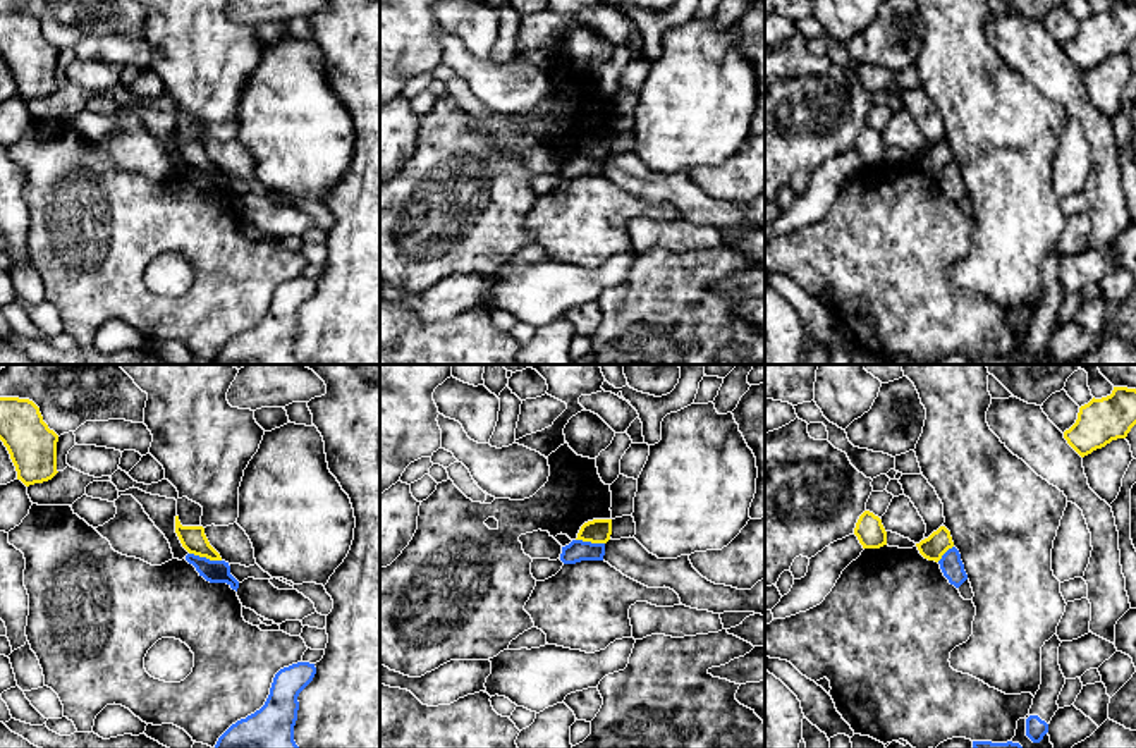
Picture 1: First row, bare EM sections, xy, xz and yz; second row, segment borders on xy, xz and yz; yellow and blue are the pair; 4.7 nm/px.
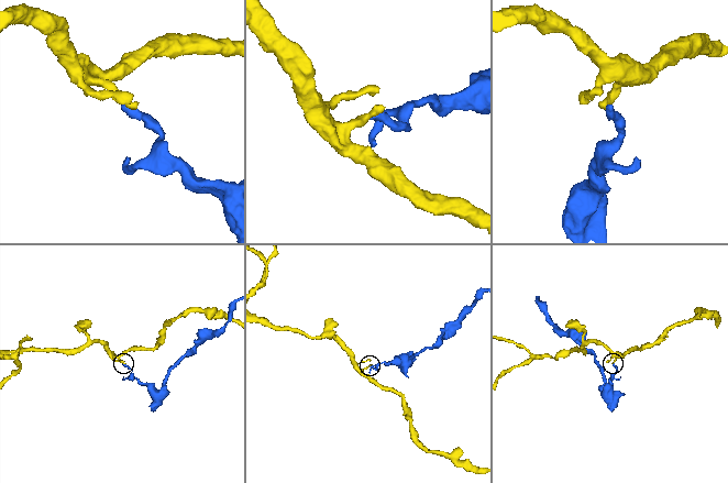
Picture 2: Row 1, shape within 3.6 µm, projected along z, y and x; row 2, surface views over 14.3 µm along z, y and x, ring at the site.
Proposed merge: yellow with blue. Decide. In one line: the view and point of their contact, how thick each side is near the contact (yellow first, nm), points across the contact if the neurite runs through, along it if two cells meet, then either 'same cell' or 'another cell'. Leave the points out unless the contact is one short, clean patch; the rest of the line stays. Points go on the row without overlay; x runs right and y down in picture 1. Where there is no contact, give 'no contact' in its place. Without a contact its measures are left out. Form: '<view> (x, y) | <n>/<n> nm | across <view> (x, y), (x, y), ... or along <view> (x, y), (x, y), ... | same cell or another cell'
xy (205, 171) | 120/110 nm | along xy (189, 167), (220, 176) | another cell

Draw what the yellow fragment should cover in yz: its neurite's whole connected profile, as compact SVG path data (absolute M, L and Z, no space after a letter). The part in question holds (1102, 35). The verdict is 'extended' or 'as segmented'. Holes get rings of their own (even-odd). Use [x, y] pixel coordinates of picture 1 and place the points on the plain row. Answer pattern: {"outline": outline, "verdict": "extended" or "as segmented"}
{"outline": "M1114 2L1112 9L1079 22L1076 38L1064 46L1067 58L1081 71L1126 53L1136 40L1136 3Z", "verdict": "as segmented"}

